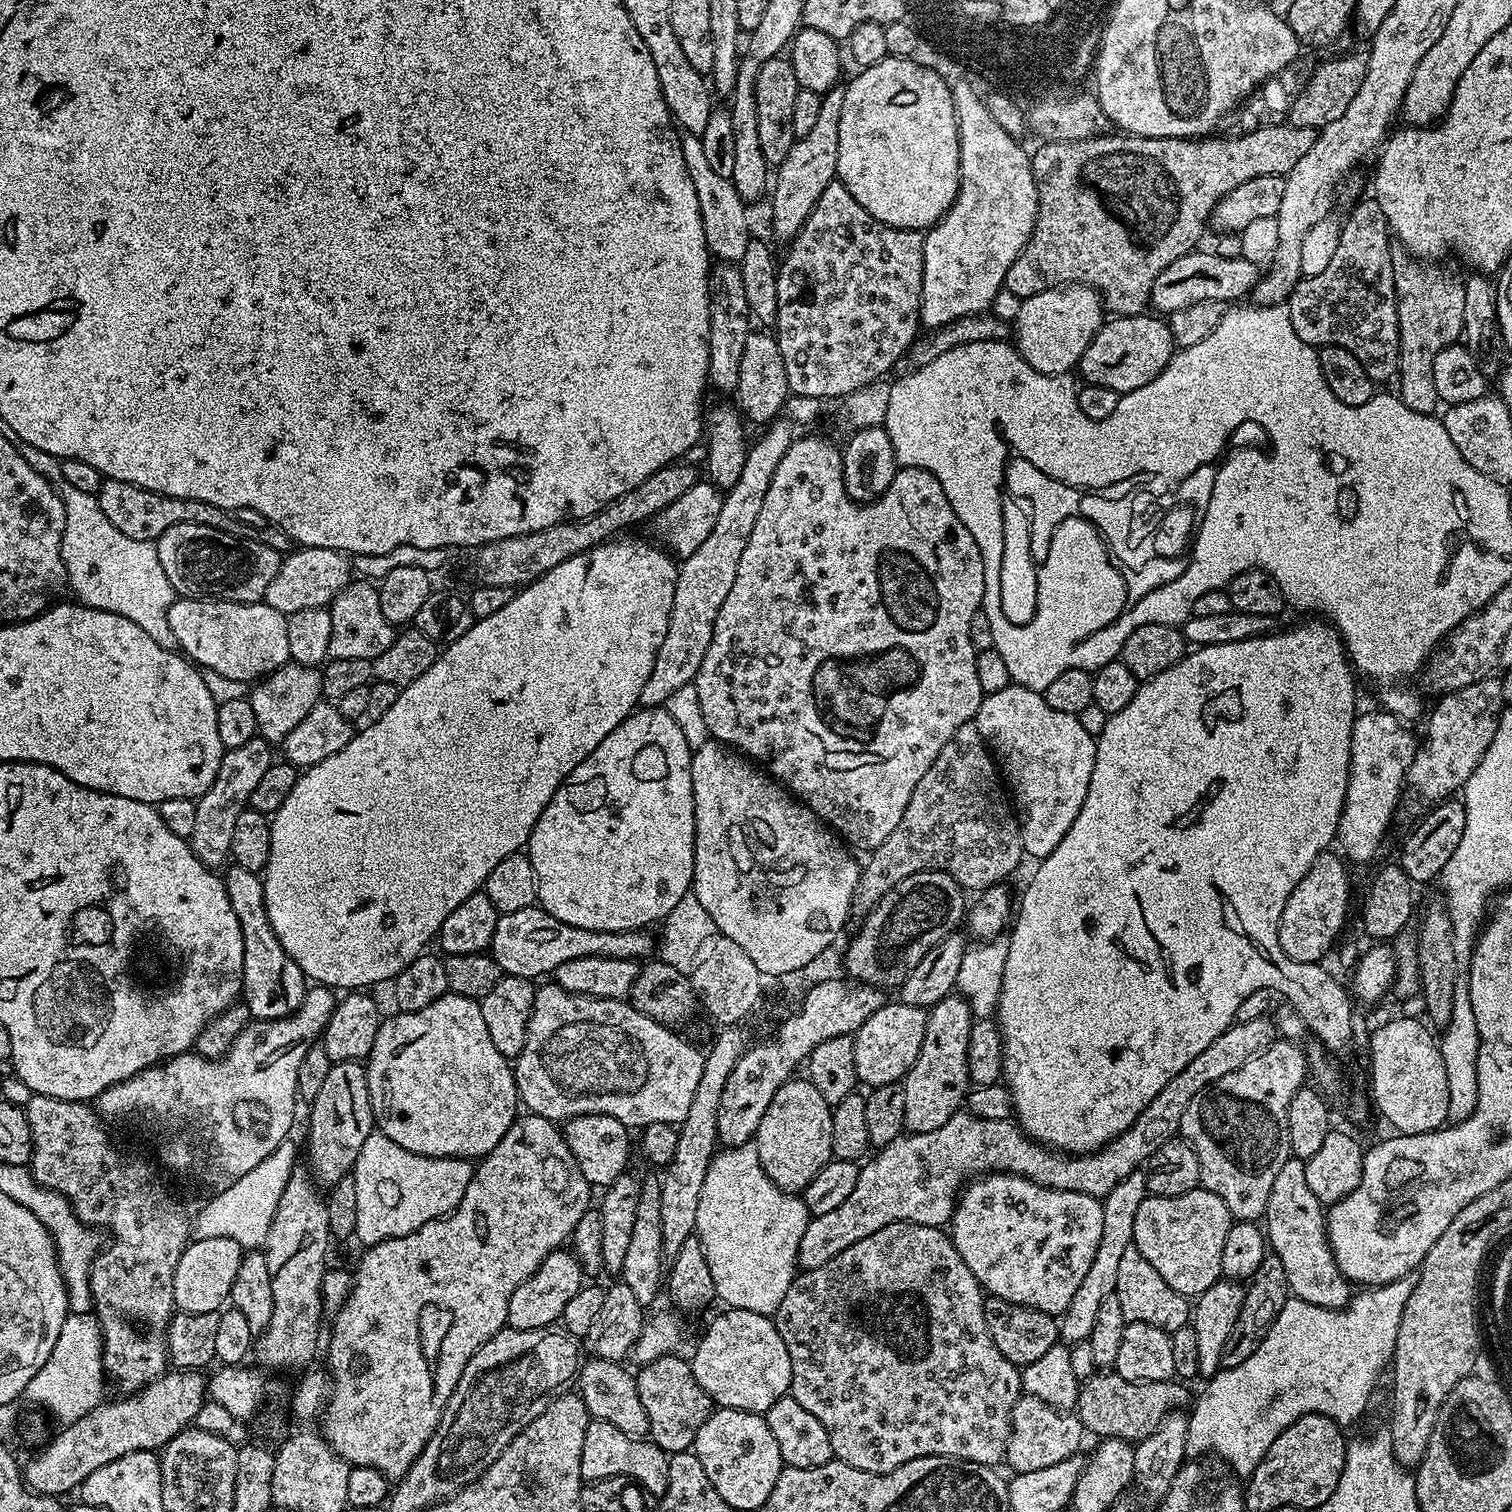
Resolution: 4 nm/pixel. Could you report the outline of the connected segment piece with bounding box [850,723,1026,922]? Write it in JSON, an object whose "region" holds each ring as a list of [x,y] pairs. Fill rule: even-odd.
{"region":[[[975,723],[963,724],[954,730],[954,738],[942,746],[942,754],[934,758],[934,766],[930,766],[930,770],[922,774],[922,782],[914,786],[914,794],[910,794],[902,822],[894,826],[890,838],[886,838],[882,846],[871,849],[869,856],[872,857],[868,861],[863,861],[860,881],[856,884],[852,899],[850,916],[856,922],[865,920],[876,909],[878,902],[882,902],[882,898],[898,886],[898,882],[919,872],[945,872],[953,876],[961,888],[979,894],[985,888],[1007,881],[1007,876],[1019,866],[1020,859],[1025,859],[1020,821],[1002,783],[998,765]]]}

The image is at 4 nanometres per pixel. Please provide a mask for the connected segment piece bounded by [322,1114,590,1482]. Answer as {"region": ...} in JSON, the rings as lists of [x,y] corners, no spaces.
{"region":[[[531,1114],[517,1115],[516,1121],[506,1130],[502,1142],[490,1150],[475,1165],[470,1186],[466,1186],[466,1194],[462,1194],[462,1202],[449,1212],[447,1216],[441,1216],[439,1220],[426,1222],[418,1230],[414,1230],[405,1236],[383,1240],[377,1244],[371,1245],[368,1252],[360,1260],[360,1265],[354,1268],[352,1278],[352,1288],[348,1292],[348,1297],[344,1299],[344,1305],[340,1307],[339,1312],[335,1313],[332,1324],[332,1337],[327,1337],[326,1348],[328,1344],[328,1368],[327,1375],[330,1377],[330,1387],[326,1393],[326,1407],[322,1412],[322,1421],[324,1420],[324,1429],[322,1435],[326,1443],[344,1459],[350,1466],[374,1466],[382,1475],[388,1477],[389,1481],[399,1482],[402,1477],[410,1470],[410,1466],[422,1454],[426,1442],[434,1434],[438,1422],[444,1413],[444,1407],[448,1405],[449,1398],[454,1394],[458,1386],[458,1378],[462,1378],[462,1370],[466,1370],[466,1362],[470,1362],[472,1355],[489,1340],[494,1334],[498,1334],[501,1328],[508,1322],[508,1307],[510,1306],[510,1294],[542,1266],[542,1262],[550,1253],[557,1251],[560,1244],[571,1237],[574,1226],[578,1226],[578,1218],[586,1214],[590,1207],[588,1200],[590,1186],[578,1170],[574,1154],[564,1141],[564,1133],[553,1121],[534,1116]]]}

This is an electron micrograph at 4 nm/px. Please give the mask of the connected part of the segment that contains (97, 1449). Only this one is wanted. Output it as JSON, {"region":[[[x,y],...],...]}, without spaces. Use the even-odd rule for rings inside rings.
{"region":[[[168,1370],[139,1392],[94,1406],[94,1410],[82,1414],[78,1422],[63,1425],[61,1432],[28,1465],[23,1465],[24,1483],[41,1496],[60,1498],[71,1488],[72,1491],[79,1489],[94,1470],[122,1458],[122,1454],[163,1449],[170,1438],[195,1421],[208,1396],[208,1380],[204,1375],[200,1370]]]}

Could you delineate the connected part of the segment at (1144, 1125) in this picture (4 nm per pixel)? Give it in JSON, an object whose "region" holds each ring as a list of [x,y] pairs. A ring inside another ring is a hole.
{"region":[[[1268,1018],[1233,1023],[1231,1028],[1218,1034],[1218,1038],[1214,1038],[1198,1058],[1192,1059],[1186,1070],[1174,1074],[1174,1078],[1158,1090],[1154,1102],[1138,1114],[1136,1121],[1122,1135],[1087,1154],[1068,1155],[1055,1151],[1033,1140],[1019,1123],[1011,1119],[976,1117],[967,1110],[955,1112],[946,1126],[938,1126],[938,1130],[933,1132],[914,1132],[894,1138],[894,1142],[879,1149],[876,1157],[873,1155],[861,1167],[858,1186],[854,1186],[842,1206],[809,1219],[796,1263],[804,1270],[826,1266],[826,1262],[842,1254],[846,1246],[854,1246],[854,1242],[862,1242],[862,1238],[870,1238],[874,1230],[882,1230],[882,1226],[890,1226],[894,1222],[905,1220],[911,1224],[944,1228],[956,1211],[957,1199],[965,1185],[973,1178],[994,1172],[1008,1172],[1054,1190],[1074,1190],[1078,1194],[1106,1197],[1118,1182],[1141,1171],[1158,1146],[1177,1139],[1186,1106],[1194,1102],[1203,1088],[1209,1088],[1218,1082],[1218,1078],[1230,1074],[1230,1070],[1246,1066],[1250,1058],[1271,1046],[1277,1036],[1277,1027]]]}

